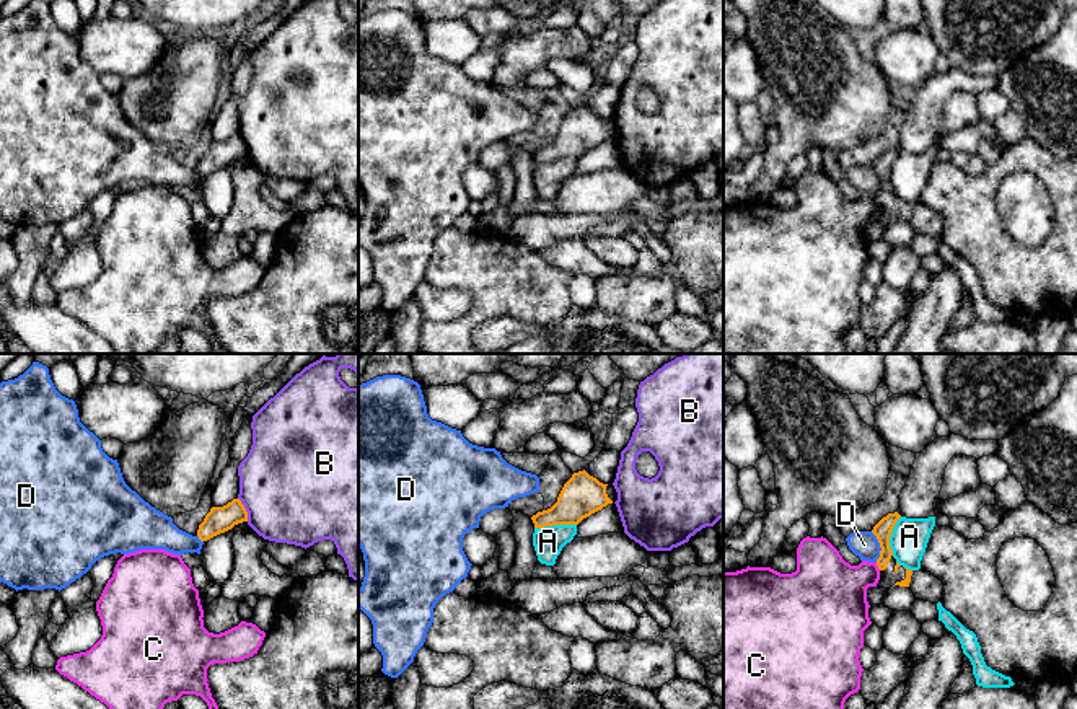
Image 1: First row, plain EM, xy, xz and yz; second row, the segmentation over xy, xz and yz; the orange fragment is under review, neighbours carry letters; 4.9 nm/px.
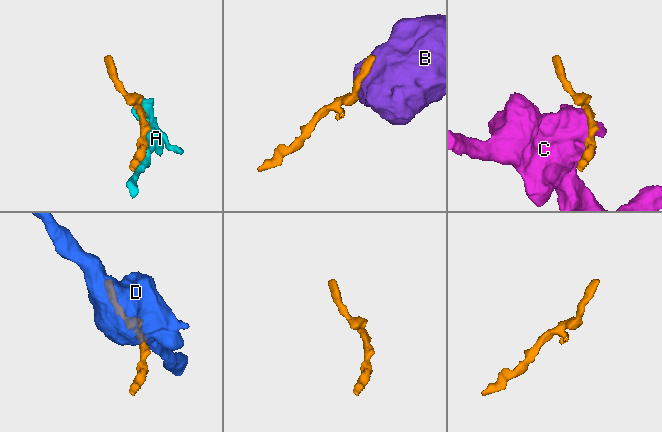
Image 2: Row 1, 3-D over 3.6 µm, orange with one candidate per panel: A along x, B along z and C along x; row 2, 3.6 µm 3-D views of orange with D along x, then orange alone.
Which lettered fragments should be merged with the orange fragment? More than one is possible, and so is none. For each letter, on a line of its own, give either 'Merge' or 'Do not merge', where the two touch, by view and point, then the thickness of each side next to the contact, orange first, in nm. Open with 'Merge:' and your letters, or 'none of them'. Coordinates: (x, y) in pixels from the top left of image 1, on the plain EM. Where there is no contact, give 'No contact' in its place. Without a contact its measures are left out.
Merge: none of them
A: Do not merge. Touches orange at xz (554, 158). Thickness 200 nm (orange) against 150 nm
B: Do not merge. Touches orange at xy (245, 144). Thickness 130 nm (orange) against 500 nm
C: Do not merge. Touches orange at yz (877, 199). Thickness 90 nm (orange) against 320 nm
D: Do not merge. Touches orange at yz (880, 181). Thickness 90 nm (orange) against 130 nm

